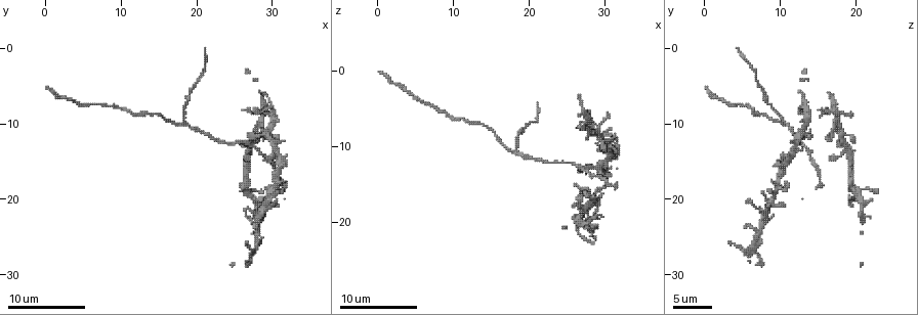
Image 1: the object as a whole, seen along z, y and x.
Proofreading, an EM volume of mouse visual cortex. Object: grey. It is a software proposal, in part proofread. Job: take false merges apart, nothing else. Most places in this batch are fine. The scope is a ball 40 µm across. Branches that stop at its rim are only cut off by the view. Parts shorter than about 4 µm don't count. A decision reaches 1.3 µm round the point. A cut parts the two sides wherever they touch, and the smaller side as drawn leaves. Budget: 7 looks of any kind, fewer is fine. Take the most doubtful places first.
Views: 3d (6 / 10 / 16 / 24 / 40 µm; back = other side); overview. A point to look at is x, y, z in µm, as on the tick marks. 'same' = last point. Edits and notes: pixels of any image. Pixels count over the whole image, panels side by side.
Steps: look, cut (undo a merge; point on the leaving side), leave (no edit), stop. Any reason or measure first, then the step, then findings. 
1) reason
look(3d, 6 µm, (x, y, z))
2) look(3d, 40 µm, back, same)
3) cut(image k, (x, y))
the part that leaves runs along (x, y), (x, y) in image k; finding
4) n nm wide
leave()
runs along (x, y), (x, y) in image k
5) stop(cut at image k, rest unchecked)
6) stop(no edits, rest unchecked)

thin arm on a thick one
look(3d, 10 µm, (18.5, 10.0, 10.5))

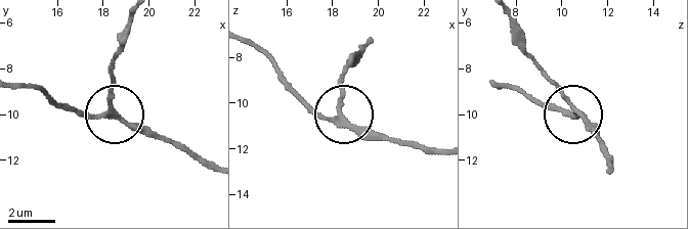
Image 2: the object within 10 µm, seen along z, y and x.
180 nm wide
leave()
runs along (210, 169), (122, 120), (110, 96), (110, 69) in image 2; continuous, no second neuron

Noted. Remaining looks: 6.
side arm on a straight run
look(3d, 6 µm, (27.0, 12.5, 12.5))

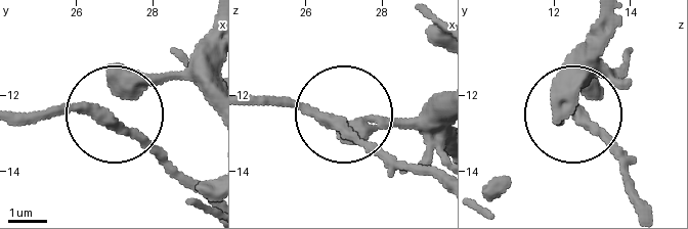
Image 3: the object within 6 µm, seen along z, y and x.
3 arms
leave()
one neuron here

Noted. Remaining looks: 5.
look(3d, 10 µm, (11.5, 9.0, 6.5))

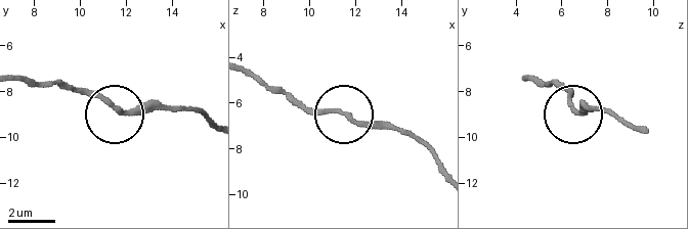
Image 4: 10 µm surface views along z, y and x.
from behind
look(3d, 10 µm, back, (11.6, 8.9, 6.6))

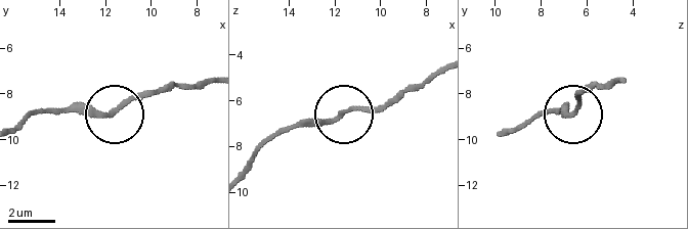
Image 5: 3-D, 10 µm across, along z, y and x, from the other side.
leave()
all the same neuron

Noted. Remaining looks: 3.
stop(no edits, rest unchecked)

